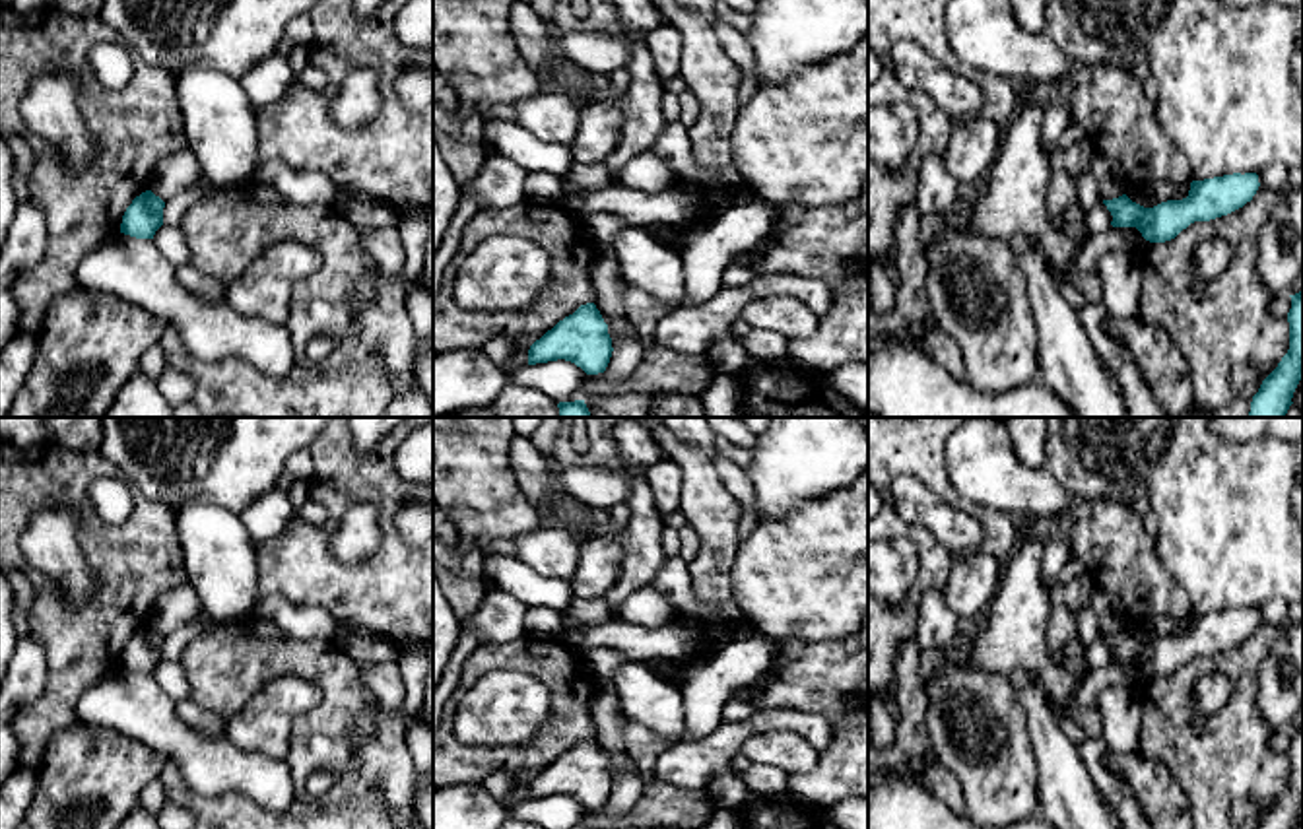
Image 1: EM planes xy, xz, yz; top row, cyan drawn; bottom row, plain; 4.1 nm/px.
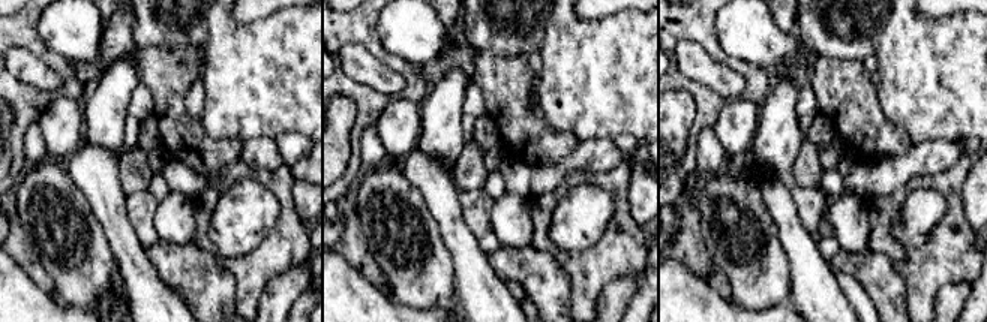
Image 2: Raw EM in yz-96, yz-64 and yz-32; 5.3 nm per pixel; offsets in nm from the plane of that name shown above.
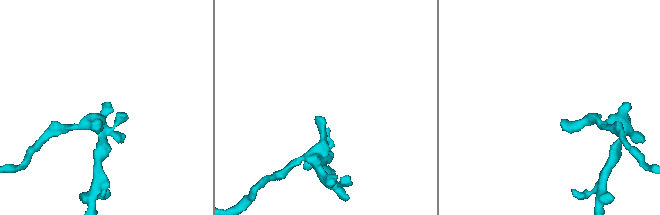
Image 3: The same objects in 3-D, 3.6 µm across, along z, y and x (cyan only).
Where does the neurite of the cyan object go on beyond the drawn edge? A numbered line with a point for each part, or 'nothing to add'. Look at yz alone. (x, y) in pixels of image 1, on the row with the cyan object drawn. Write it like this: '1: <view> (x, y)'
nothing to add

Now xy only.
nothing to add

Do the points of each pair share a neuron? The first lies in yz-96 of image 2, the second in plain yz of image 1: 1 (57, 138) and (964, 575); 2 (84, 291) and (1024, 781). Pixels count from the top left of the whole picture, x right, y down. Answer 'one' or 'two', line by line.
1: one
2: one

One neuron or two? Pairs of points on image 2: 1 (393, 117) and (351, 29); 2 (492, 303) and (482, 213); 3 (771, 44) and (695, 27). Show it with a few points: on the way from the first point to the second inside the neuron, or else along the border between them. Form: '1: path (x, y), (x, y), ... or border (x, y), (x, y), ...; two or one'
1: border (389, 99), (375, 125); two
2: border (467, 223), (486, 255); two
3: border (716, 15), (716, 38), (720, 47), (738, 59); two

